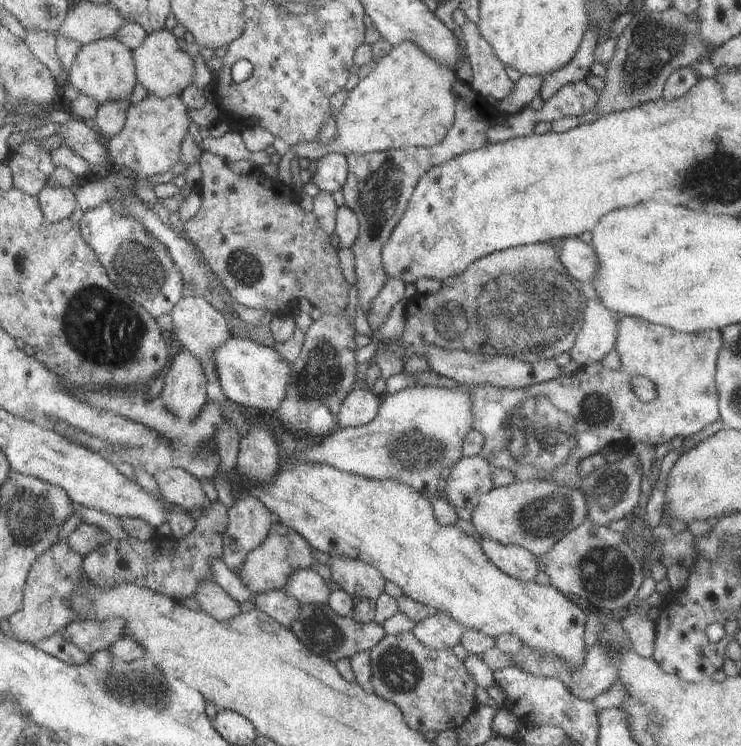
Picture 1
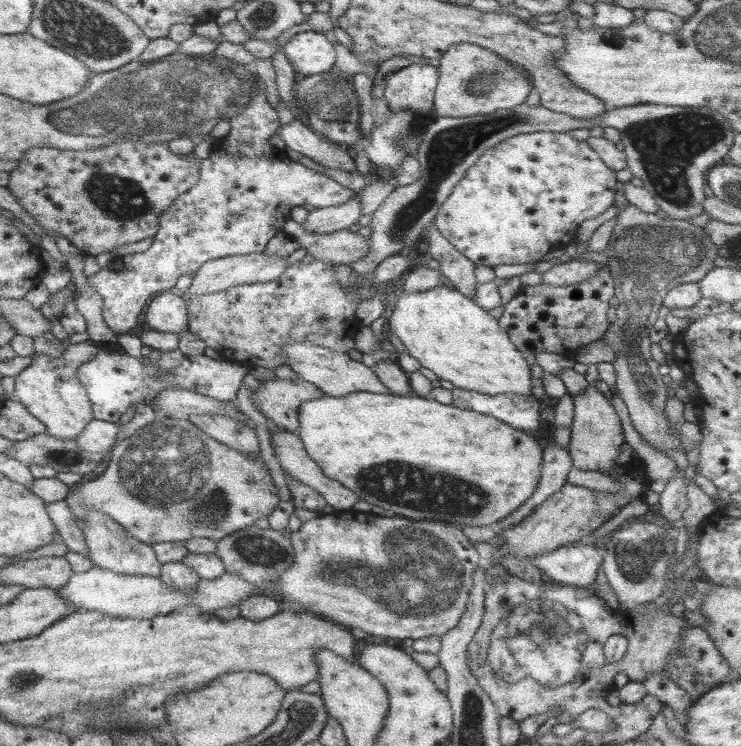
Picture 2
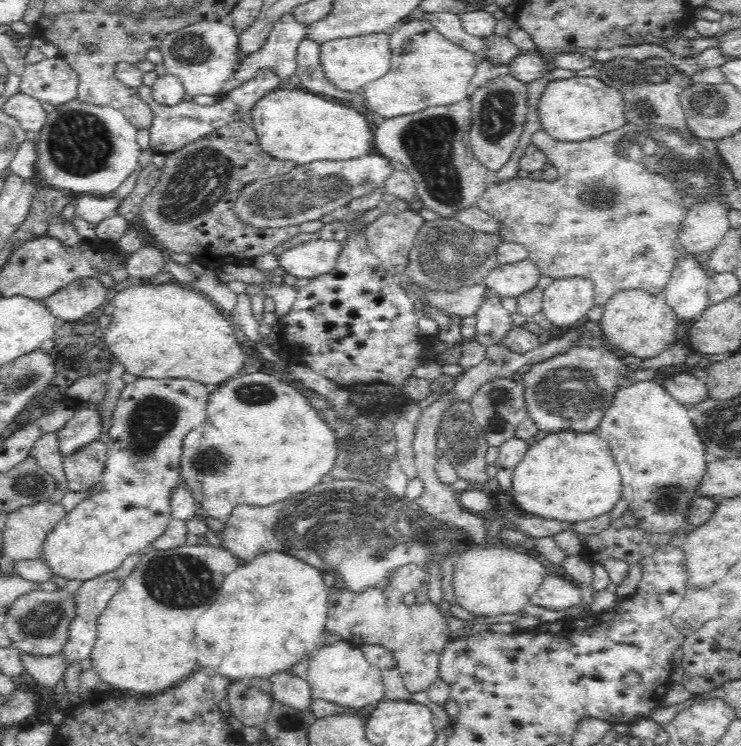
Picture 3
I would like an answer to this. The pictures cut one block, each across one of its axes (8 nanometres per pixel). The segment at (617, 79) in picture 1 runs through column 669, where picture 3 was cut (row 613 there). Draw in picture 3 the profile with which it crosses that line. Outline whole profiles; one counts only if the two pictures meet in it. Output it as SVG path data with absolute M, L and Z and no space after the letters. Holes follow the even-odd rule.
M62 586L55 591L36 589L21 594L12 606L9 606L3 628L12 640L12 646L20 652L36 656L52 656L64 648L70 622L76 616L74 608L76 608L74 593L64 590Z

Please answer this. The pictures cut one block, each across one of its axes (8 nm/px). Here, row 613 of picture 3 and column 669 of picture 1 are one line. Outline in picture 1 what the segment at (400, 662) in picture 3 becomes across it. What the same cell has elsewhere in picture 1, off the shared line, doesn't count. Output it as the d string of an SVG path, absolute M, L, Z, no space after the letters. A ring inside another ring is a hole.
M624 316L620 317L616 328L618 340L615 350L620 356L618 370L608 369L598 362L577 369L571 376L562 375L556 380L524 388L470 385L472 429L482 433L484 442L480 456L486 458L491 467L508 470L515 476L516 483L546 479L578 490L582 480L578 464L608 446L623 444L632 447L638 442L652 446L670 443L675 437L688 438L720 420L715 374L718 352L723 348L722 331L681 333L641 318ZM634 376L645 376L656 386L657 396L653 401L645 403L638 399L630 382Z

